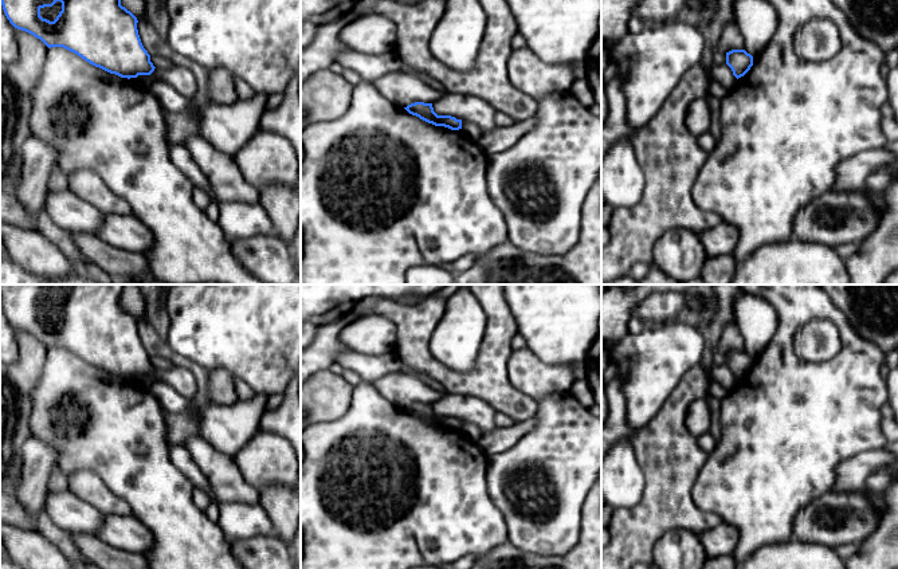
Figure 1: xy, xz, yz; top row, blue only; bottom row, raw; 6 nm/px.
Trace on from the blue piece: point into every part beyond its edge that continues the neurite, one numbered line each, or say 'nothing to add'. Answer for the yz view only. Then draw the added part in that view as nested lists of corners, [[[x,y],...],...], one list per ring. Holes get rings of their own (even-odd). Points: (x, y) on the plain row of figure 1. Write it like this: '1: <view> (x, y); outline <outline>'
nothing to add

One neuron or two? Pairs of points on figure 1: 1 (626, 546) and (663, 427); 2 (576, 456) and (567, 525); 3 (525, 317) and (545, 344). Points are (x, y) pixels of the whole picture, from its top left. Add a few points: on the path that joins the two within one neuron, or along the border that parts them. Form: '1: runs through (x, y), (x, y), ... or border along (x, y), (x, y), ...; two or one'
1: runs through (653, 517), (663, 506), (663, 456); one
2: runs through (567, 474), (567, 507); one
3: runs through (532, 324), (545, 337); one

